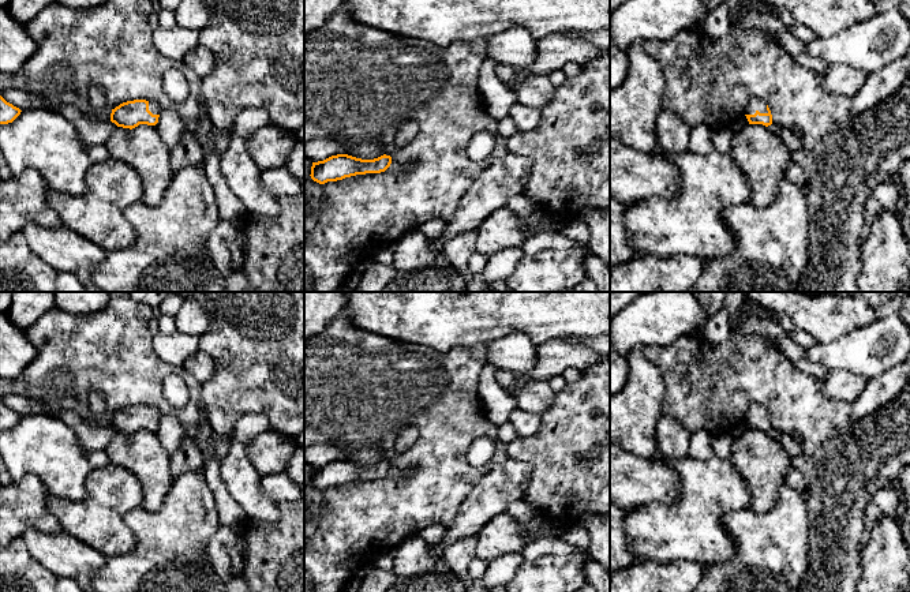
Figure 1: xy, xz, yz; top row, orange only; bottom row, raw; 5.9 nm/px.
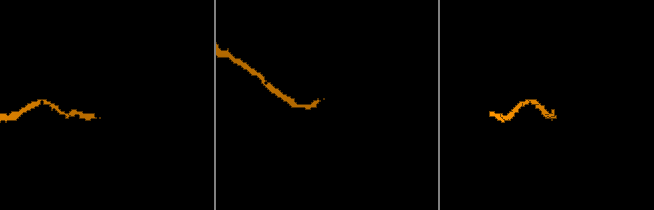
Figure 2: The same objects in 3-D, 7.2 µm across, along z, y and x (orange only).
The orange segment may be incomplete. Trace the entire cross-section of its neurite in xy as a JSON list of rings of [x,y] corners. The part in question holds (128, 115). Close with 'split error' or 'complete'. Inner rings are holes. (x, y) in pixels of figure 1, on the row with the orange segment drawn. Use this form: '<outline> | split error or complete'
[[[127,101],[112,109],[111,121],[117,127],[135,128],[139,124],[156,125],[162,109],[151,101]]] | split error

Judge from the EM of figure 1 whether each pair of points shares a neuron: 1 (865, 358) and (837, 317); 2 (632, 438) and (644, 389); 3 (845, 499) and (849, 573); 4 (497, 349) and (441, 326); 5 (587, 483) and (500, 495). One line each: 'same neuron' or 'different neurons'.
1: different neurons
2: same neuron
3: same neuron
4: different neurons
5: different neurons

